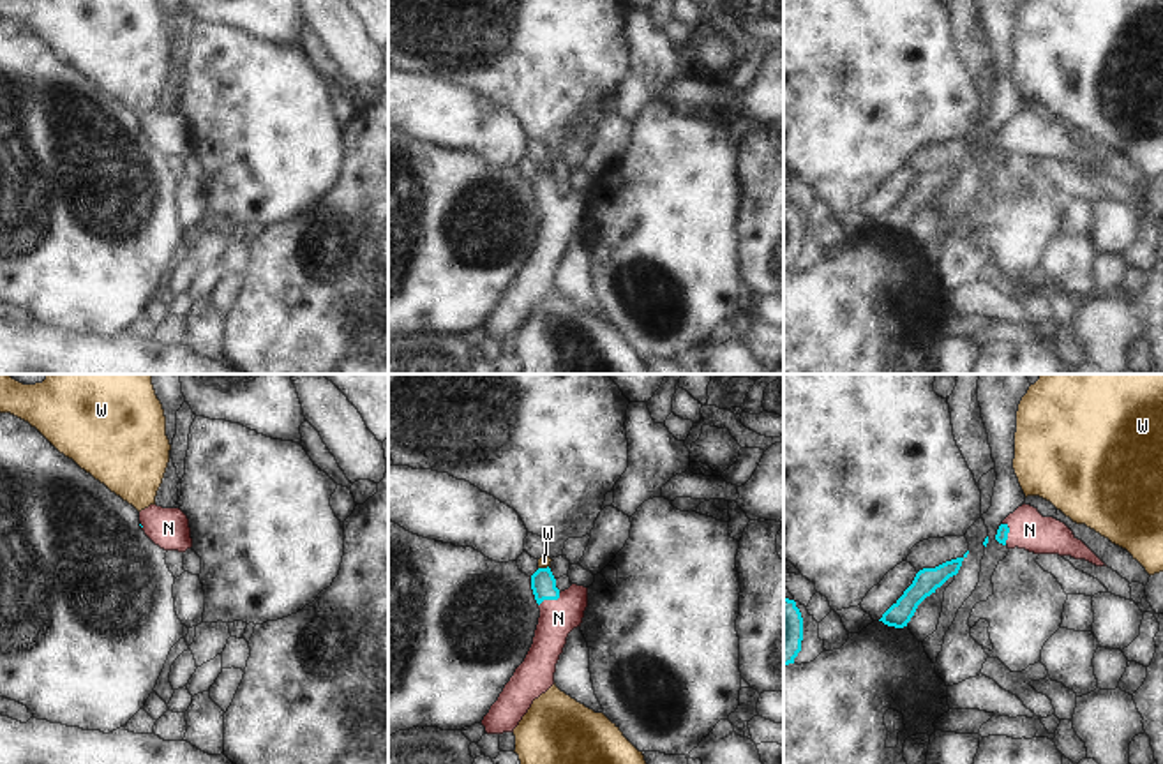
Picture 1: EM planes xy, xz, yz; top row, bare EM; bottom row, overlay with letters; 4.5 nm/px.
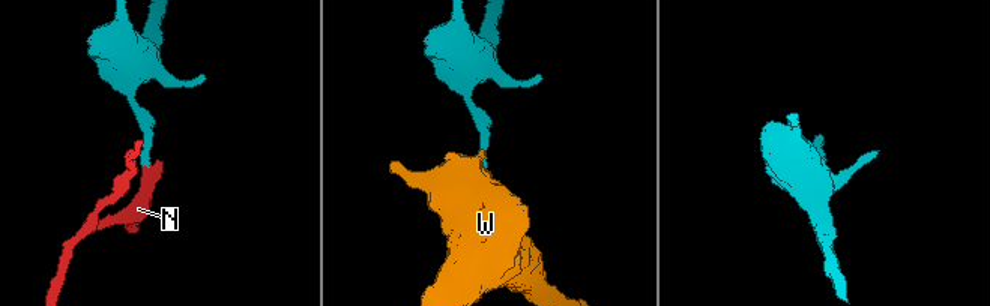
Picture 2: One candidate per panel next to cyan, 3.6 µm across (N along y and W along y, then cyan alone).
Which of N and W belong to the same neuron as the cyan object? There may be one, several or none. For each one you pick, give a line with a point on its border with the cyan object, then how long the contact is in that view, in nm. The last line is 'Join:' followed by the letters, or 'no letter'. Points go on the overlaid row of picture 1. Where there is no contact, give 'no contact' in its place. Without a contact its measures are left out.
N: xz (549, 599) | 120 nm
Join: N

